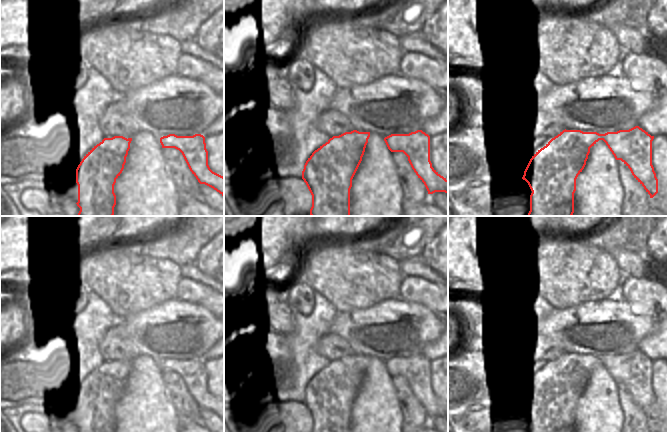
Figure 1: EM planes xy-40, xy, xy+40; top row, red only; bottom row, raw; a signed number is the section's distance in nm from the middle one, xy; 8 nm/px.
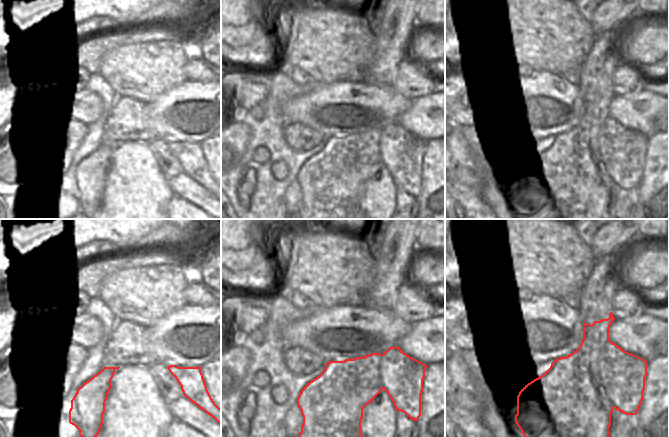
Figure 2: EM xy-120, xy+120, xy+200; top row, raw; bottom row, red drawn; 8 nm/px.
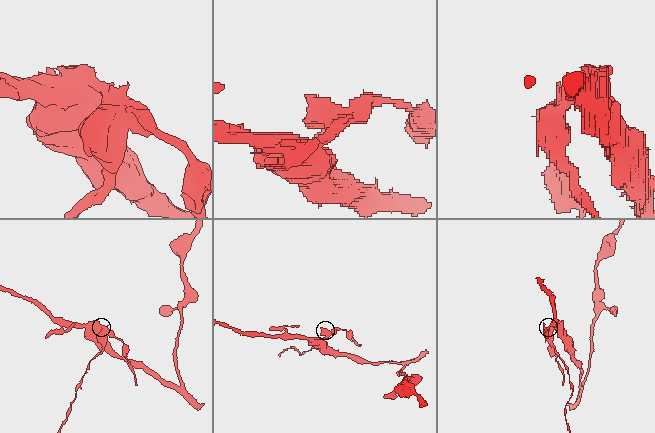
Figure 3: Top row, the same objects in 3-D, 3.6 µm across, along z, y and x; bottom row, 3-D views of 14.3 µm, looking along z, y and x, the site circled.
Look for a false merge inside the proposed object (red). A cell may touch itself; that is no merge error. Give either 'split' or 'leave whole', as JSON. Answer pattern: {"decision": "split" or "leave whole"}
{"decision": "split"}

